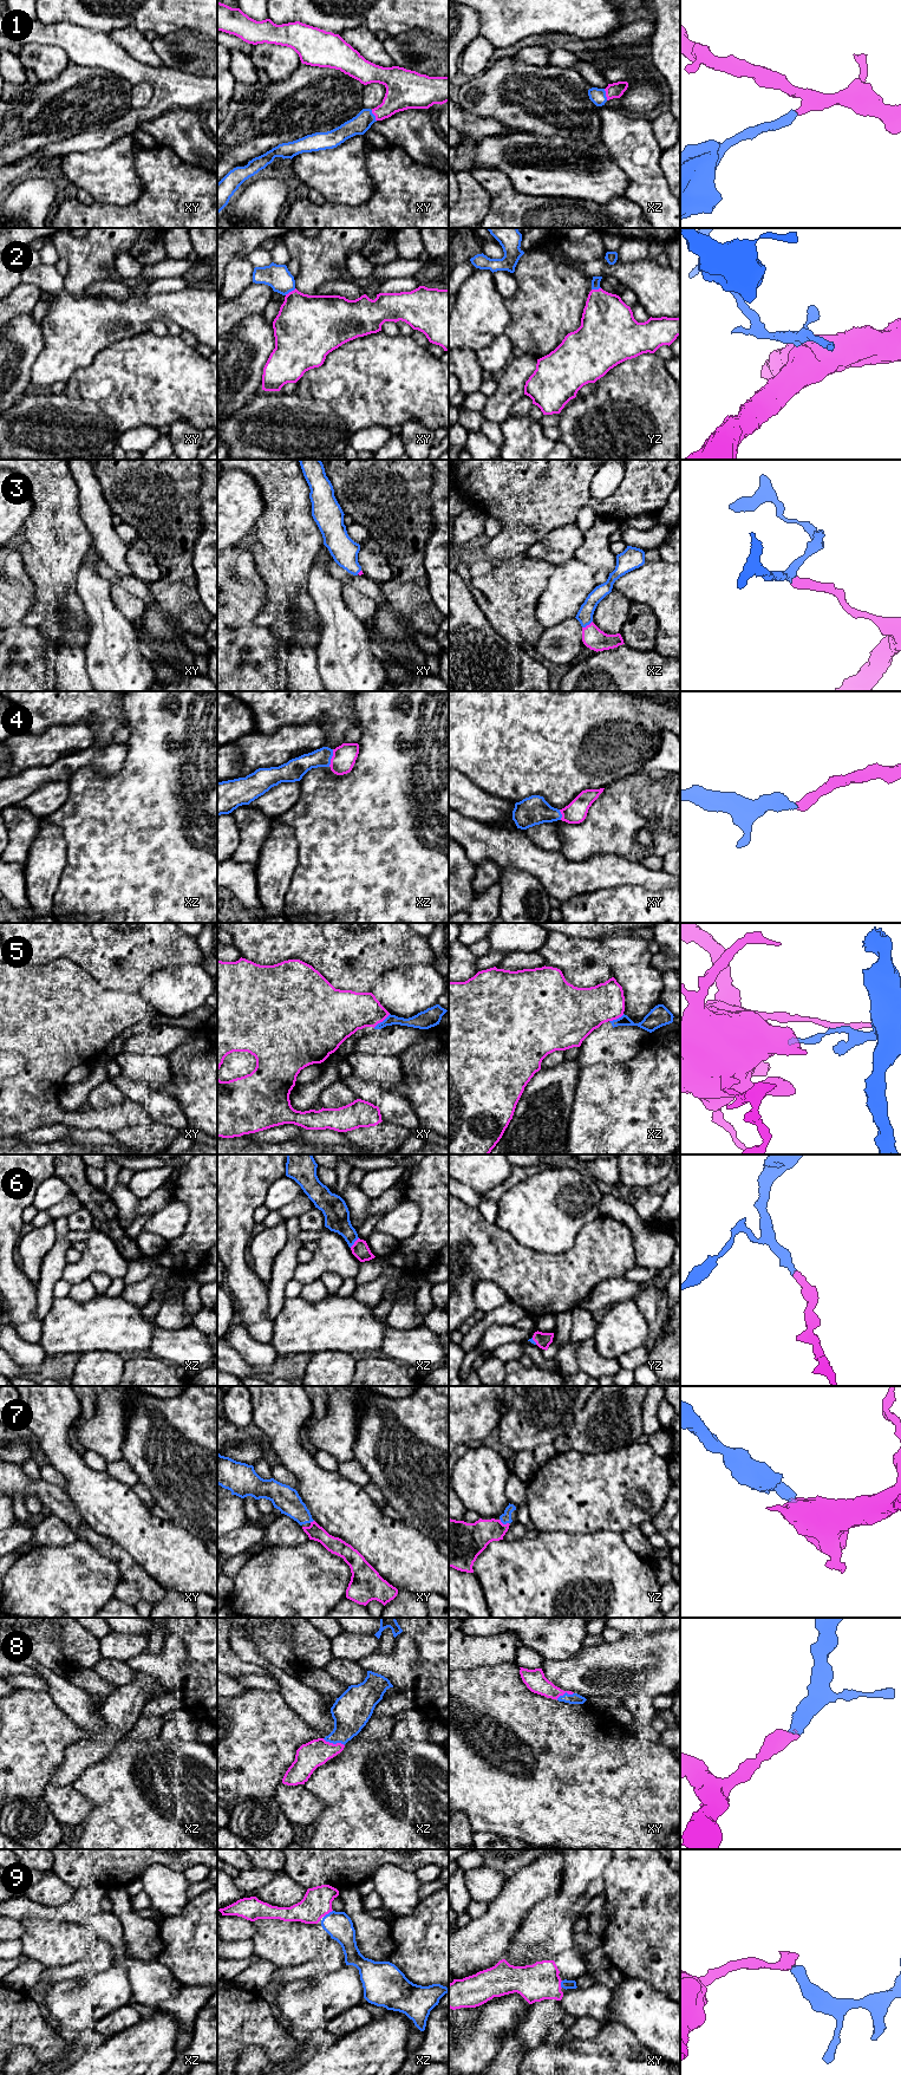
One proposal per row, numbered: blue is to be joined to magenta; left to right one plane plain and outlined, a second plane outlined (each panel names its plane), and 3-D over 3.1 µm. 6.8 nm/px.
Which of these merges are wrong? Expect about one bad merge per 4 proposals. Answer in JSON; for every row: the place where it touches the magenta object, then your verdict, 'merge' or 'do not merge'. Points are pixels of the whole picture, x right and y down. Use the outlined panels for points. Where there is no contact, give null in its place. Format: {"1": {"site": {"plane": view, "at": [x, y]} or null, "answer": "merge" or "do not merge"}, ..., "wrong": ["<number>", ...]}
{"1": {"site": {"plane": "xz", "at": [606, 95]}, "answer": "merge"}, "2": {"site": {"plane": "xy", "at": [289, 292]}, "answer": "merge"}, "3": {"site": {"plane": "xz", "at": [587, 625]}, "answer": "merge"}, "4": {"site": {"plane": "xz", "at": [332, 758]}, "answer": "merge"}, "5": {"site": {"plane": "xy", "at": [382, 1021]}, "answer": "do not merge"}, "6": {"site": {"plane": "xz", "at": [354, 1242]}, "answer": "merge"}, "7": {"site": {"plane": "yz", "at": [502, 1523]}, "answer": "merge"}, "8": {"site": {"plane": "xz", "at": [332, 1743]}, "answer": "merge"}, "9": {"site": {"plane": "xz", "at": [327, 1913]}, "answer": "merge"}, "wrong": ["5"]}

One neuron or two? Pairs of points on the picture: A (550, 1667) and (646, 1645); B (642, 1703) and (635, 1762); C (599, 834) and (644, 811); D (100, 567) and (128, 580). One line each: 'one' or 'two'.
A: one
B: two
C: one
D: one

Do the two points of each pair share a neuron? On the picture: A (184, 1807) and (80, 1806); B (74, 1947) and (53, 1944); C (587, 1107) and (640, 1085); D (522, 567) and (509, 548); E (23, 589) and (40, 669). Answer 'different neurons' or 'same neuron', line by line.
A: different neurons
B: same neuron
C: same neuron
D: different neurons
E: same neuron

